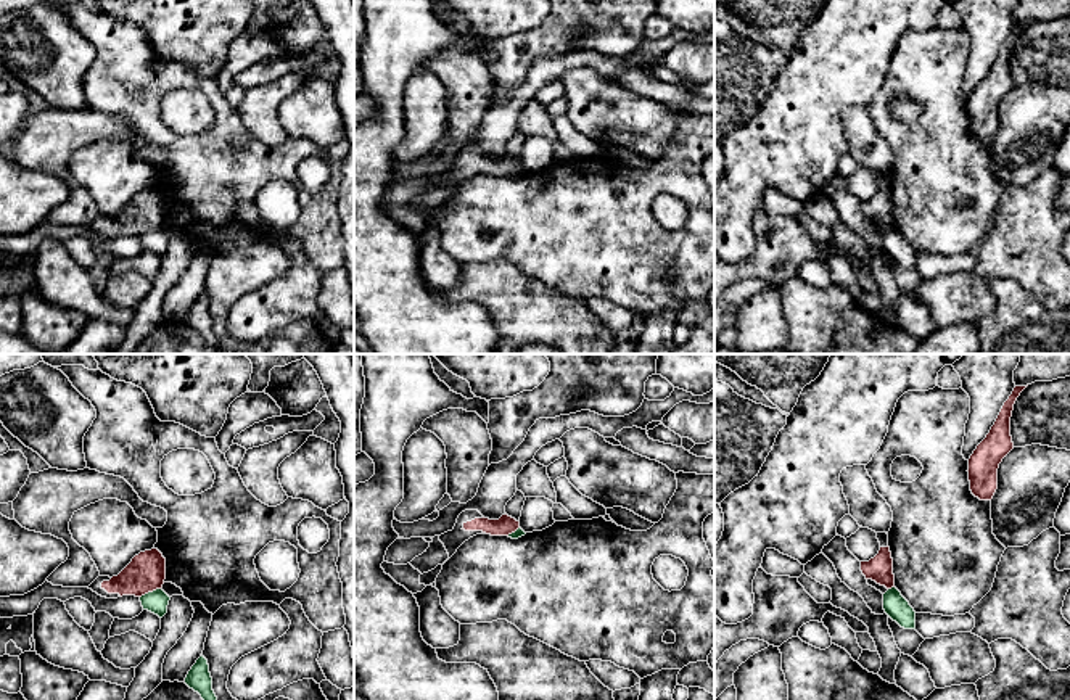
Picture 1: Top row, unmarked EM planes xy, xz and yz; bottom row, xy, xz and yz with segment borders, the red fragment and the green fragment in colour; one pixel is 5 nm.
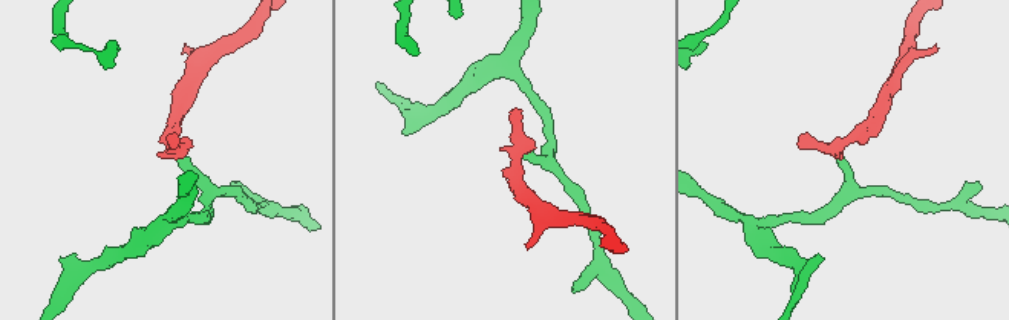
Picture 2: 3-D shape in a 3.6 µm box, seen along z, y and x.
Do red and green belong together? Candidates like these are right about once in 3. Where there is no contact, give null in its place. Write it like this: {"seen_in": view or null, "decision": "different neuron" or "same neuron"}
{"seen_in": "xy", "decision": "different neuron"}

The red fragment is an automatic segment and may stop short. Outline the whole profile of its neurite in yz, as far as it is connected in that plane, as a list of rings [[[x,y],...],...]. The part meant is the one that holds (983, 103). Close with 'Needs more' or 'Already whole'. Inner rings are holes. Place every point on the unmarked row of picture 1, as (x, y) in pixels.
[[[1015,26],[1004,42],[986,77],[969,98],[970,130],[980,140],[991,140],[998,129],[998,108],[1002,98],[1014,89],[1010,76],[1010,56],[1014,43],[1027,26]]]. Already whole

